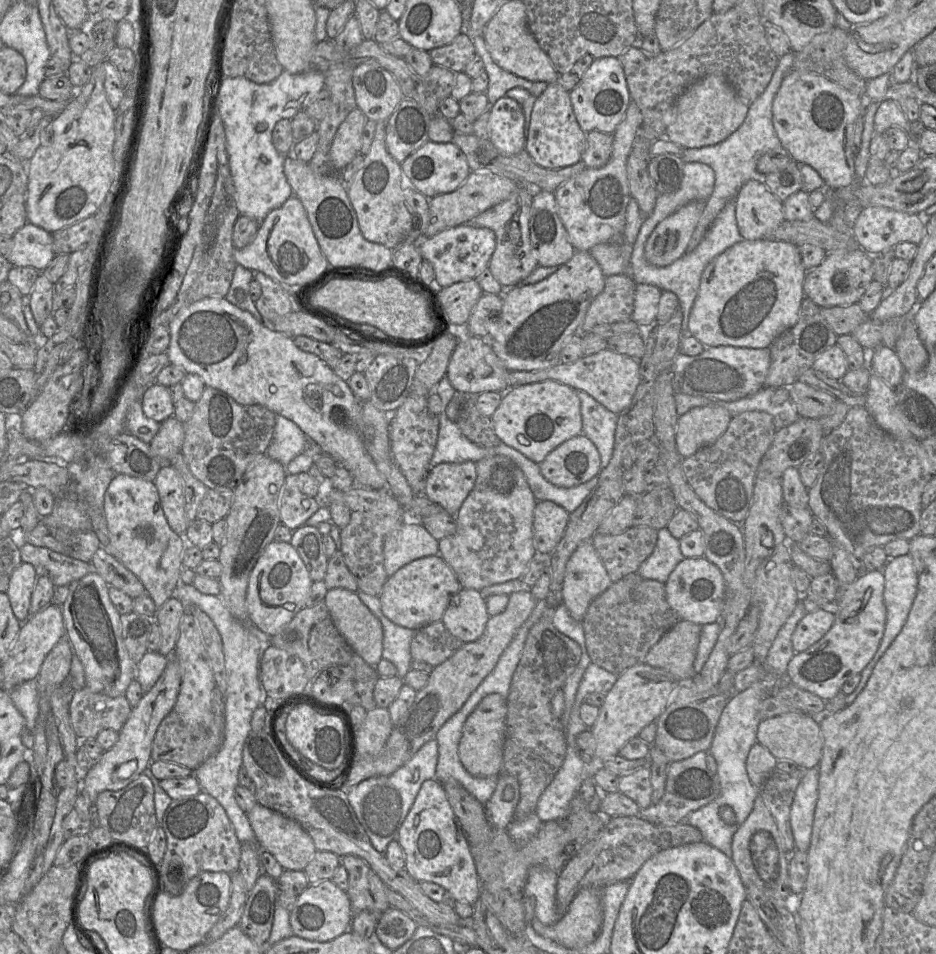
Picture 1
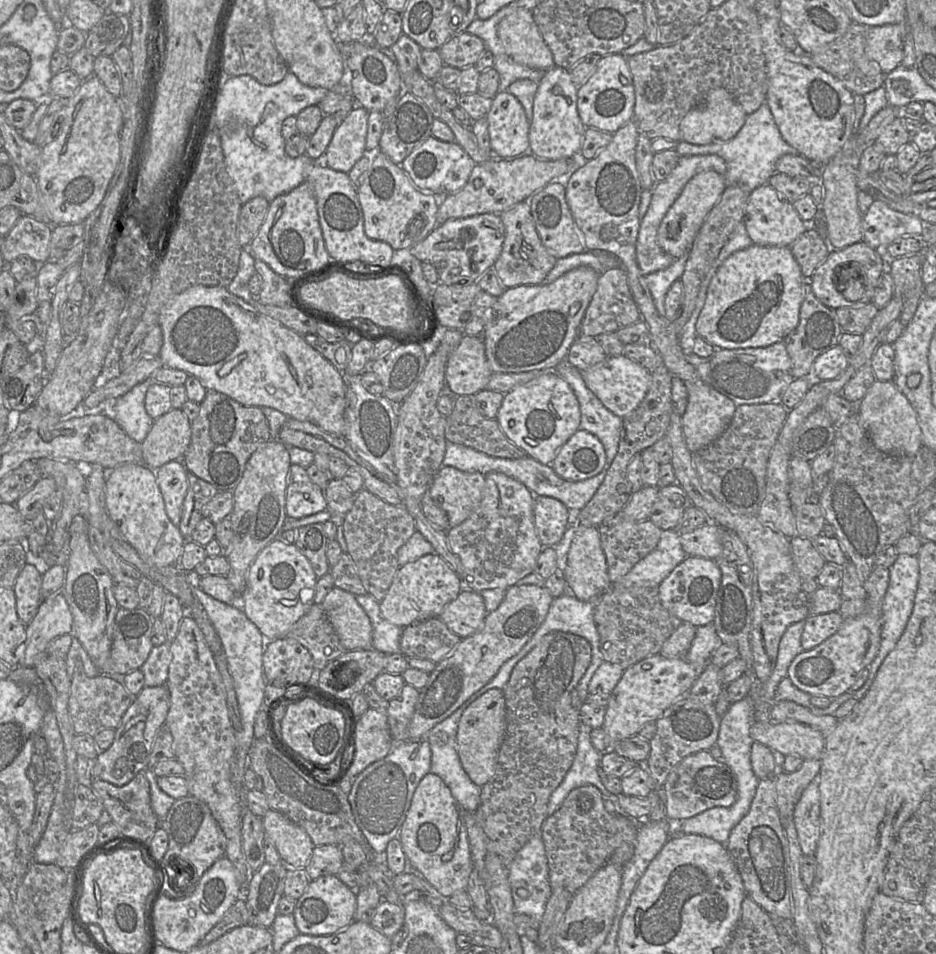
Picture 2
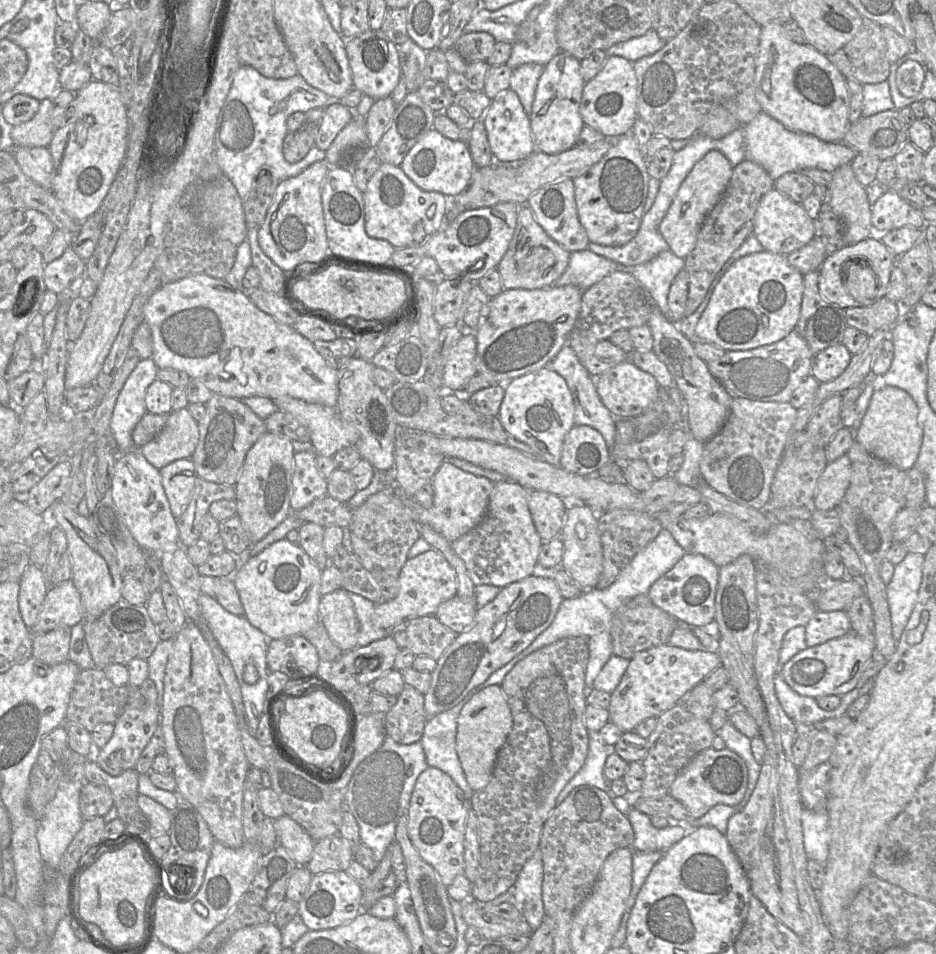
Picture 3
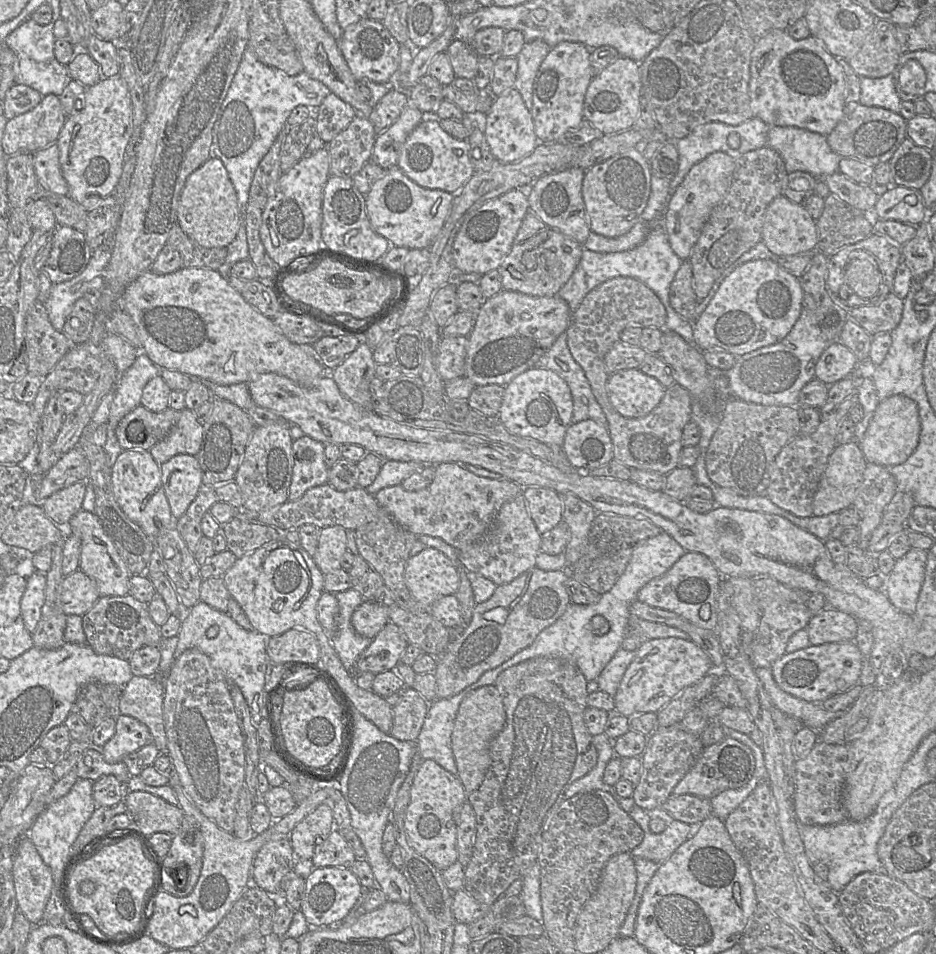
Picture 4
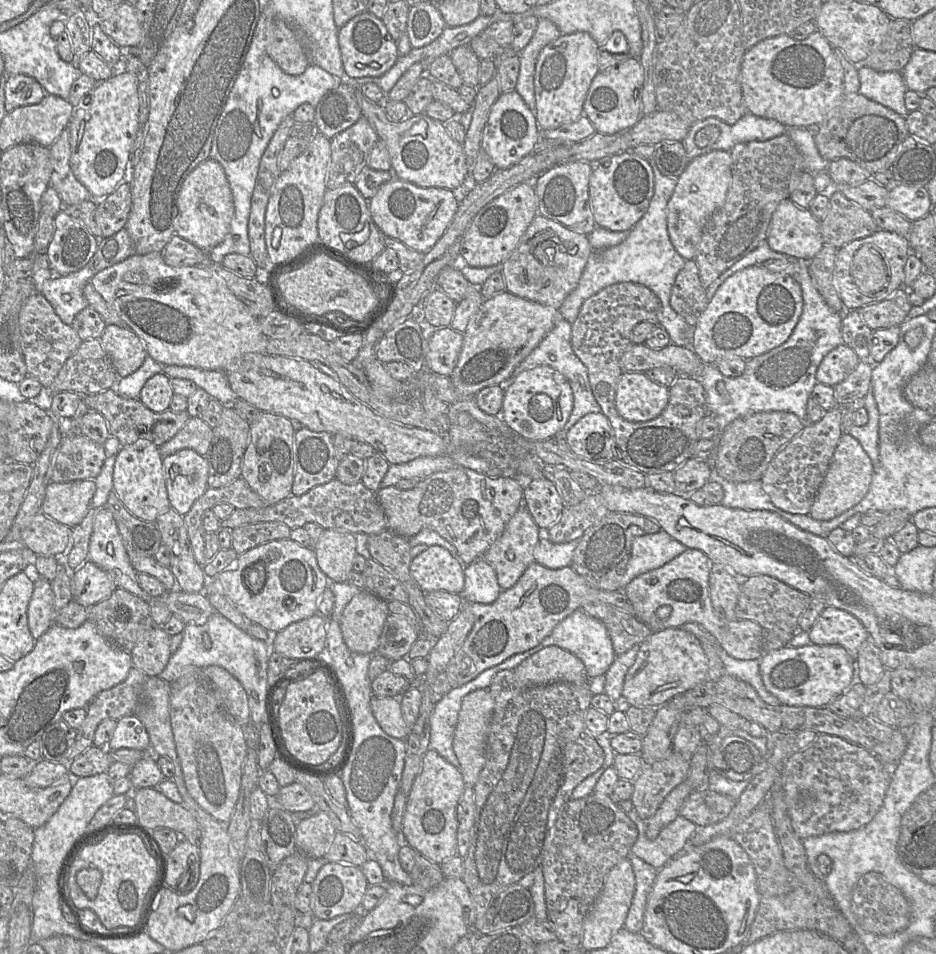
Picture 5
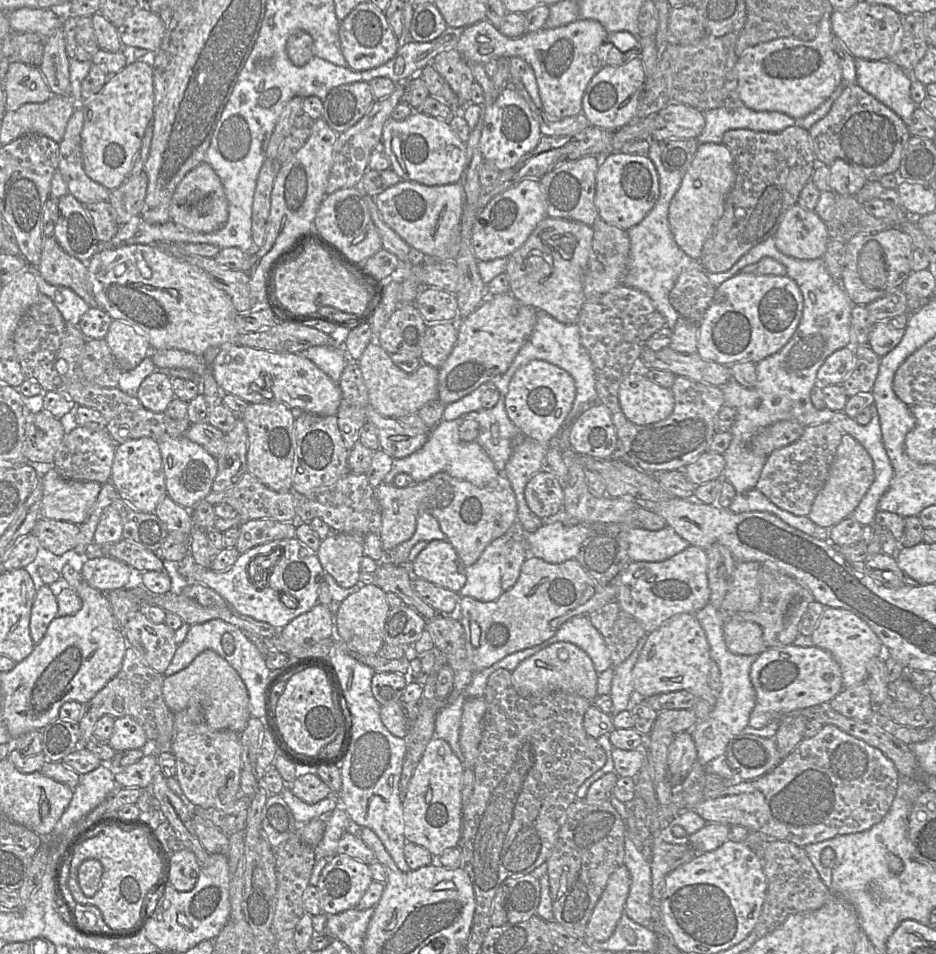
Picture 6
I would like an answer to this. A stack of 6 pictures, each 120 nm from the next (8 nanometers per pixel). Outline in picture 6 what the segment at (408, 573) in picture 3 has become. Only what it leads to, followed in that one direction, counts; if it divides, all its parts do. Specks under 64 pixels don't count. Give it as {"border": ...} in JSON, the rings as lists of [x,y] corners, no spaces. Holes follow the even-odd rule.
{"border":[[[432,540],[410,564],[413,578],[459,592],[466,583],[466,567],[448,541]],[[376,584],[364,585],[339,605],[335,615],[335,635],[342,640],[348,652],[376,655],[384,645],[384,624],[389,610],[386,593]]]}

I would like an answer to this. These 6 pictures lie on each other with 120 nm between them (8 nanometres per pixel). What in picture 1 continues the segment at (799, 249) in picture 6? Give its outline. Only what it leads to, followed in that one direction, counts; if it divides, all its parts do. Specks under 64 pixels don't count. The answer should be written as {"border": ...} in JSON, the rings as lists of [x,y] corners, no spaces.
{"border":[[[761,176],[746,181],[735,197],[735,216],[738,231],[745,240],[770,238],[772,232],[785,220],[783,203],[765,186]]]}

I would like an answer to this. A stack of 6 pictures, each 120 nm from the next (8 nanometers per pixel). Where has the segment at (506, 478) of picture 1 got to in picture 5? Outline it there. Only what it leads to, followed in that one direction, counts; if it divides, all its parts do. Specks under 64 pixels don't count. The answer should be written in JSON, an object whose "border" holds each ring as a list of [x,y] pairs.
{"border":[[[521,506],[506,524],[502,534],[481,556],[496,572],[502,590],[514,586],[525,570],[535,561],[533,551],[540,540],[540,528],[525,506]]]}

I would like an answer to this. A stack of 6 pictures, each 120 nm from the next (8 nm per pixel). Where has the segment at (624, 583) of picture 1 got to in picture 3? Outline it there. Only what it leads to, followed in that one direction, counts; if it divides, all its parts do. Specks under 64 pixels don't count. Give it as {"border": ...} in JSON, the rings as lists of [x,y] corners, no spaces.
{"border":[[[639,594],[617,609],[612,617],[610,636],[613,655],[630,660],[636,653],[667,644],[679,622],[653,604],[648,594]]]}

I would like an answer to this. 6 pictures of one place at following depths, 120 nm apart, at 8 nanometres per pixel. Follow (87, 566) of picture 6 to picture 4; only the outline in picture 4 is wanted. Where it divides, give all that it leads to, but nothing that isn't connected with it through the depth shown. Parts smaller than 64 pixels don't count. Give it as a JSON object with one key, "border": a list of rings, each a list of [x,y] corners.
{"border":[[[80,569],[64,576],[58,587],[59,606],[65,615],[83,616],[99,597],[94,581]]]}

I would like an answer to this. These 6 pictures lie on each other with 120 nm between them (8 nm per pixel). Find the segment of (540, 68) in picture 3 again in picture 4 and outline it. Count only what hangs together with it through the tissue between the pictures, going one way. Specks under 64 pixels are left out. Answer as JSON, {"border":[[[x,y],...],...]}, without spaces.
{"border":[[[543,40],[526,42],[517,55],[518,69],[513,88],[521,94],[525,106],[531,111],[533,105],[533,85],[539,67],[551,47]]]}

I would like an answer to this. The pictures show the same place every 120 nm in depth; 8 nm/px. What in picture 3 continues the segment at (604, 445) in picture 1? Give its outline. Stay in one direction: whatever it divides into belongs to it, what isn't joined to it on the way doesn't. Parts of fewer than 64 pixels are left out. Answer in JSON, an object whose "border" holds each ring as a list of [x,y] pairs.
{"border":[[[569,336],[567,343],[545,367],[557,372],[565,379],[575,405],[575,425],[588,425],[595,428],[601,433],[607,446],[611,449],[615,439],[615,417],[601,401],[596,390],[595,377],[580,362],[569,344]]]}

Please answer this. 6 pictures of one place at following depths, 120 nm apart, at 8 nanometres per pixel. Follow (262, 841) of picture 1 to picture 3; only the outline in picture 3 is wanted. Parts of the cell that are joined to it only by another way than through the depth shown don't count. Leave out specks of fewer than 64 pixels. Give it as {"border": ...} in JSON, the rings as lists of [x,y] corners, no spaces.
{"border":[[[287,815],[273,821],[278,843],[288,851],[298,866],[306,866],[311,859],[315,841]]]}

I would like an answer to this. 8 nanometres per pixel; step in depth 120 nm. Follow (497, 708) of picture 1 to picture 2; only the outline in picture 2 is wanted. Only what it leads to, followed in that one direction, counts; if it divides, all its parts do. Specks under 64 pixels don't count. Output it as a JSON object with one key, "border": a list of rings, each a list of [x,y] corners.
{"border":[[[492,688],[473,701],[463,712],[457,732],[458,754],[463,769],[479,787],[493,776],[500,746],[506,734],[506,705],[503,690]]]}

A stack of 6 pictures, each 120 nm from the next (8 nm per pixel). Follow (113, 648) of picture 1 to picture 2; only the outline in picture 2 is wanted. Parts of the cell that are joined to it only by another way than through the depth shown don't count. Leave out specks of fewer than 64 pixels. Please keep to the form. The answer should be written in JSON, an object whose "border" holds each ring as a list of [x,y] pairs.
{"border":[[[88,533],[70,534],[68,562],[65,568],[62,592],[73,618],[70,635],[79,640],[96,668],[100,670],[110,656],[115,616],[119,608],[113,595],[115,583],[91,550]]]}

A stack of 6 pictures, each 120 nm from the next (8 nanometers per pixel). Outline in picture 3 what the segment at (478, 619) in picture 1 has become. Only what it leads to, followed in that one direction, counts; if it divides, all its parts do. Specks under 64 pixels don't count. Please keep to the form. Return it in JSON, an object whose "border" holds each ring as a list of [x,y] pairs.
{"border":[[[455,595],[442,602],[434,616],[444,626],[459,634],[473,624],[477,609],[475,596],[474,599],[462,599]]]}

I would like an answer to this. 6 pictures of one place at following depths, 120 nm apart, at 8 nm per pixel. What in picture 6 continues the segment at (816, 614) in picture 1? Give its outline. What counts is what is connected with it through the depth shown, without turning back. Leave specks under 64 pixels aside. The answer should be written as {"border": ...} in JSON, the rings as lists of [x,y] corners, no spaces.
{"border":[[[825,607],[810,637],[814,646],[828,651],[839,664],[843,688],[864,683],[868,661],[884,655],[882,642],[870,626],[856,614],[843,608]]]}

